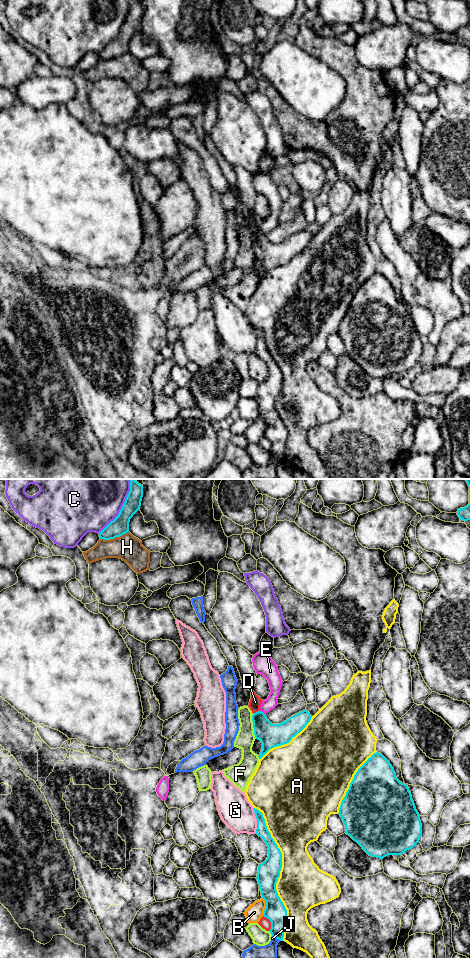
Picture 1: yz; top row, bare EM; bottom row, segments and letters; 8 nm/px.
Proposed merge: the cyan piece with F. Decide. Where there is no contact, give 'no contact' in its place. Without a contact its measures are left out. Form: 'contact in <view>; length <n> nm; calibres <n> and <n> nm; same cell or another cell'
contact in yz; length 220 nm; calibres 190 and 150 nm; another cell

